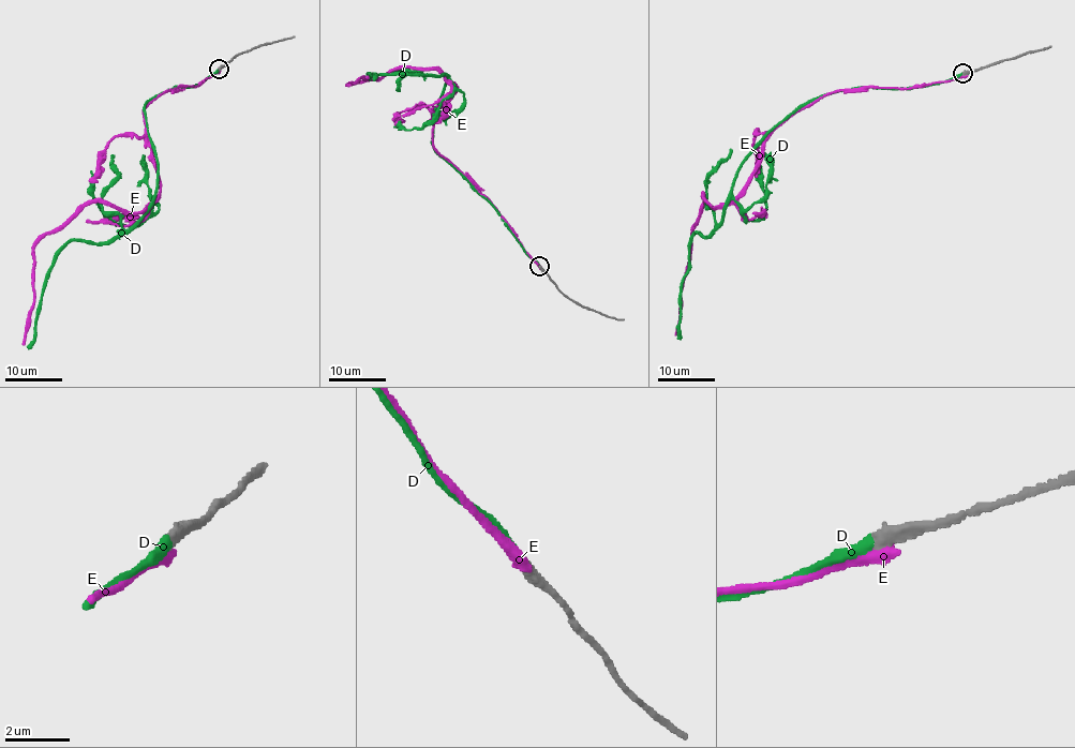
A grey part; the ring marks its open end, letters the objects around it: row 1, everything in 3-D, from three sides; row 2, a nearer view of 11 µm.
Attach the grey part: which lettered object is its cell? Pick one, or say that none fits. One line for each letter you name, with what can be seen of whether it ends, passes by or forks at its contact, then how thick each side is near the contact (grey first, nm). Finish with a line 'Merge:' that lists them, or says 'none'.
D: It ends there. Thickness 380 nm (grey) against 320 nm
Merge: D

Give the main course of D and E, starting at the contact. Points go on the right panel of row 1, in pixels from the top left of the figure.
D: (962, 74), (855, 87), (786, 116), (741, 165), (720, 221), (707, 236), (695, 233), (680, 340)
E: (965, 74), (911, 88), (826, 93), (791, 113), (734, 197), (710, 207), (702, 194), (675, 335)

